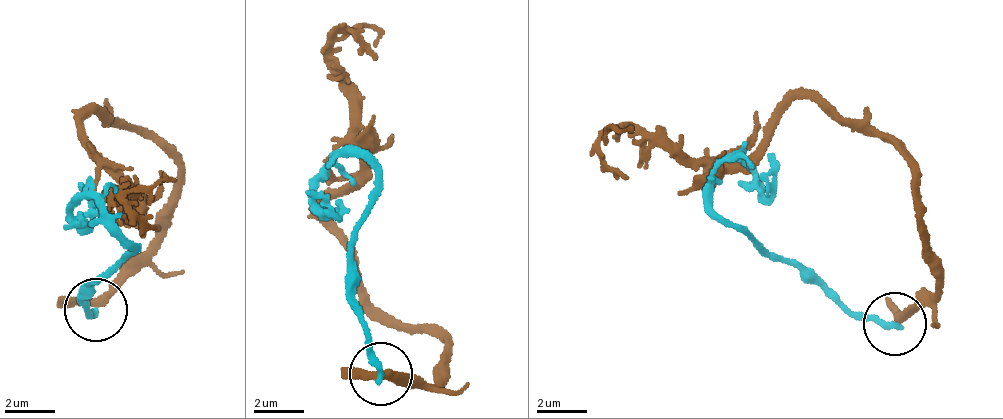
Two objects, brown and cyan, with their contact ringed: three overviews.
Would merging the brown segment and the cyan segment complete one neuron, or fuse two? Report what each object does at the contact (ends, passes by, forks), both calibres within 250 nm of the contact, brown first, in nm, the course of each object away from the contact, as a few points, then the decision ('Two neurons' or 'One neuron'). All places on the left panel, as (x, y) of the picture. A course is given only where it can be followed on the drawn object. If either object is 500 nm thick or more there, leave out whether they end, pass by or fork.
At the ring brown passes by. At the ring cyan ends. Thickness 320 nm (brown) against 280 nm. Course of brown: (94, 305), (158, 238), (158, 208), (179, 175), (136, 131), (99, 113), (84, 128), (138, 217), (160, 226). Course of cyan: (94, 311), (93, 277), (132, 250), (115, 218), (85, 198), (75, 214), (86, 204), (81, 182). Two neurons

